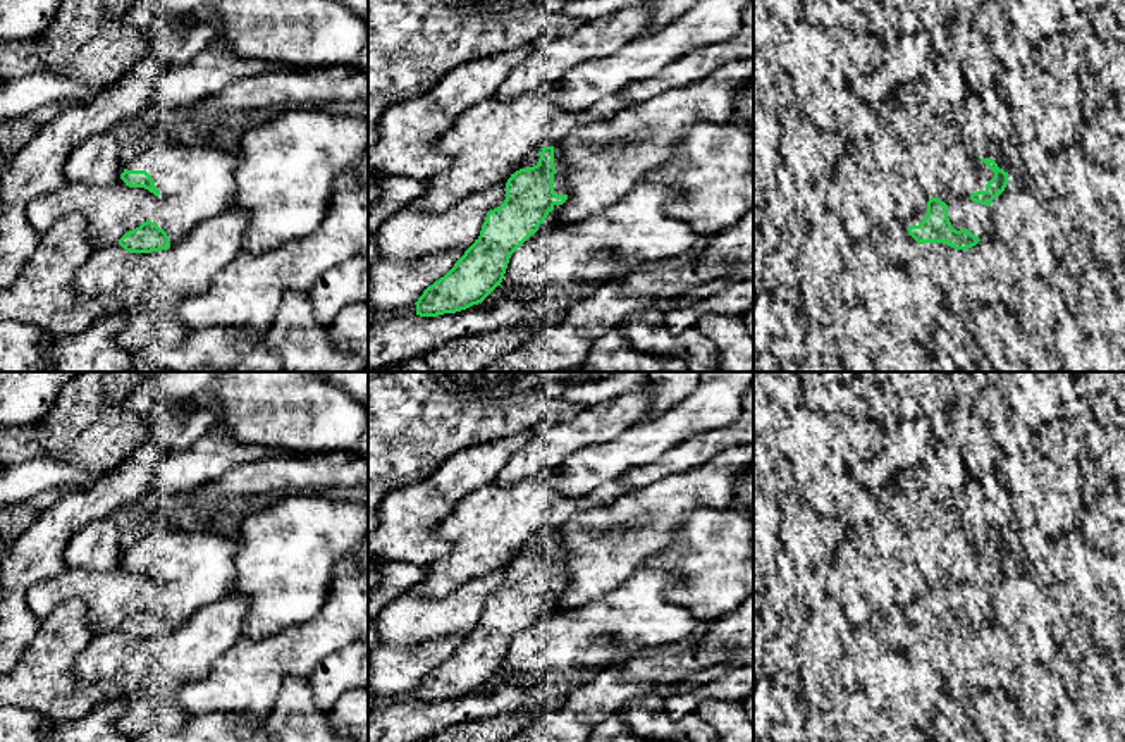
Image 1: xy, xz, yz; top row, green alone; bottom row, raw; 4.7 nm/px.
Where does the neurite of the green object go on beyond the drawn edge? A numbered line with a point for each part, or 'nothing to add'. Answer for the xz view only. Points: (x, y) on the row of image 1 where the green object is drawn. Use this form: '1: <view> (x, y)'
1: xz (559, 179)

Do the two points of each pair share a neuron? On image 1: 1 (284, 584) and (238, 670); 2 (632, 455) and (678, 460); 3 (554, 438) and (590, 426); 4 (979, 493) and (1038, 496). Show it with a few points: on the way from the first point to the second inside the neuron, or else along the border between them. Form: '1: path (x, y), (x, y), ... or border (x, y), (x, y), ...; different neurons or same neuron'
1: border (293, 624), (262, 637), (243, 637); different neurons
2: border (692, 436), (652, 462), (632, 467), (621, 477); different neurons
3: path (563, 438), (582, 432); same neuron
4: border (995, 476), (1008, 512); different neurons

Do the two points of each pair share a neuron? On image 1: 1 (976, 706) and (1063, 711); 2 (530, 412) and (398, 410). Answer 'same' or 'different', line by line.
1: different
2: same

